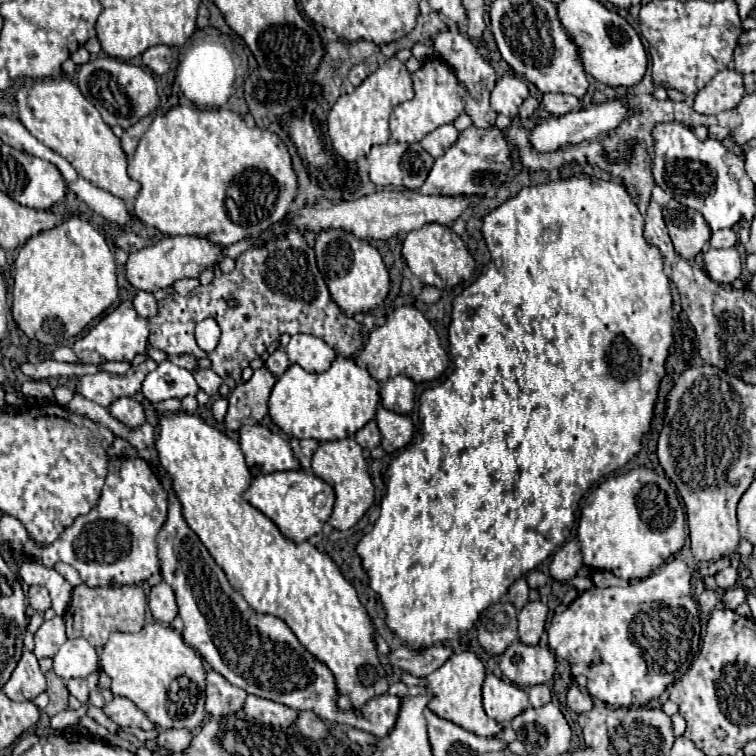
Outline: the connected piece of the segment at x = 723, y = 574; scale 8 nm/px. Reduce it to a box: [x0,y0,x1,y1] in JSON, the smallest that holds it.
[716,565,738,589]

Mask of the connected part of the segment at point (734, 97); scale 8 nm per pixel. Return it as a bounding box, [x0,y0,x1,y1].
[694,69,744,115]

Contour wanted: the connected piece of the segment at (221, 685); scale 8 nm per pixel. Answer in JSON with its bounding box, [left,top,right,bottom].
[206,669,246,715]

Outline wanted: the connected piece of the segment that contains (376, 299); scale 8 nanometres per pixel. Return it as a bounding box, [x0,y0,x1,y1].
[316,229,390,317]

